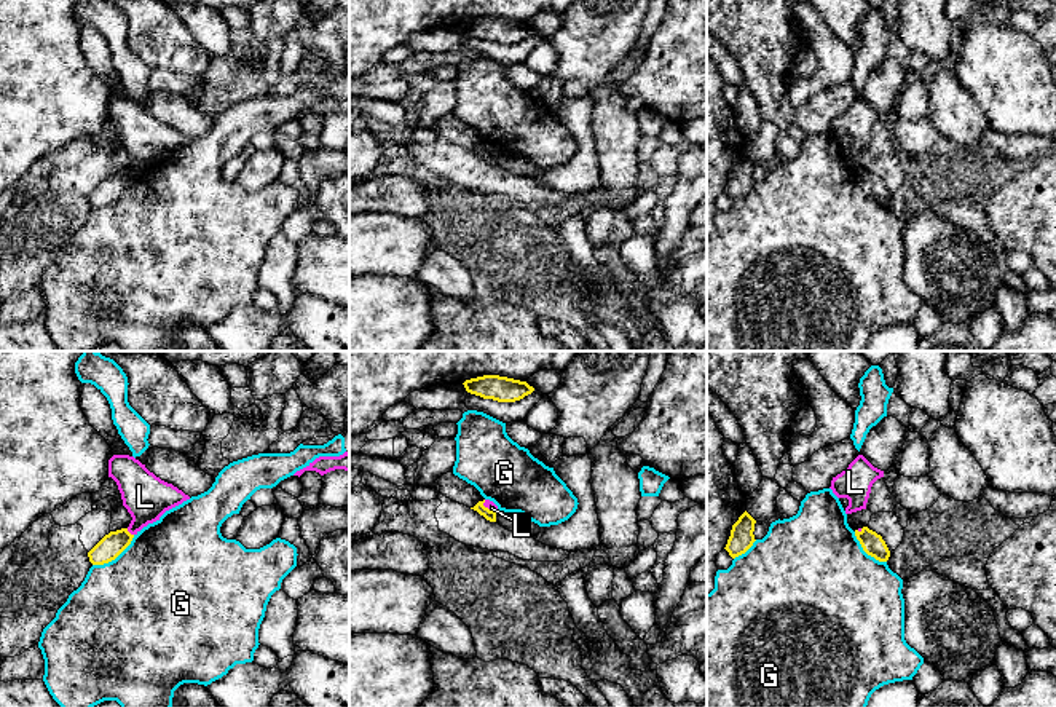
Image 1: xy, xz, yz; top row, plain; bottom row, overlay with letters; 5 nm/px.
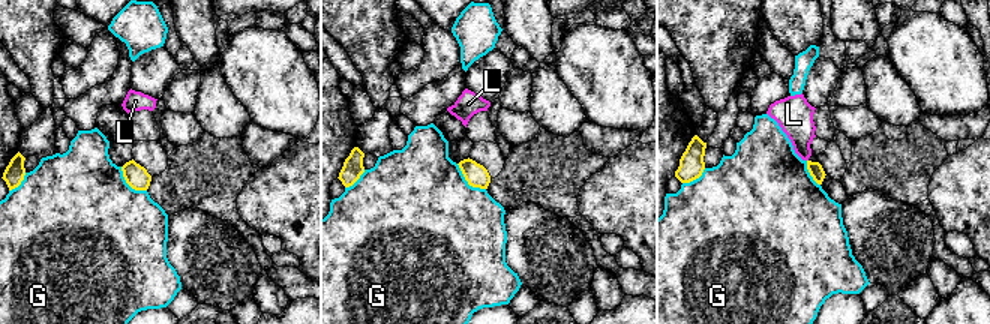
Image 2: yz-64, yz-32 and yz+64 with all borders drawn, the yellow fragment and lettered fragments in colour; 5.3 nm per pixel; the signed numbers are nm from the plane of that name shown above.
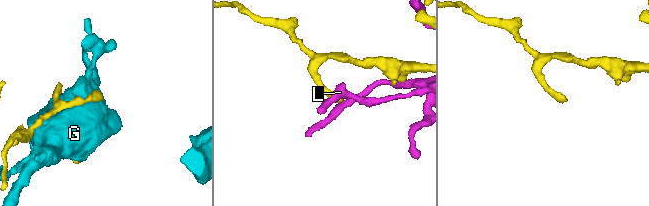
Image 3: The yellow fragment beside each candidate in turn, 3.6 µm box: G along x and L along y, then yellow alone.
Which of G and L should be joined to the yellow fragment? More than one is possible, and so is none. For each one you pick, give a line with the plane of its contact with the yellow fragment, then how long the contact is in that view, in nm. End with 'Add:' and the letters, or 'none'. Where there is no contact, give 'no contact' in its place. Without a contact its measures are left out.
Add: none

